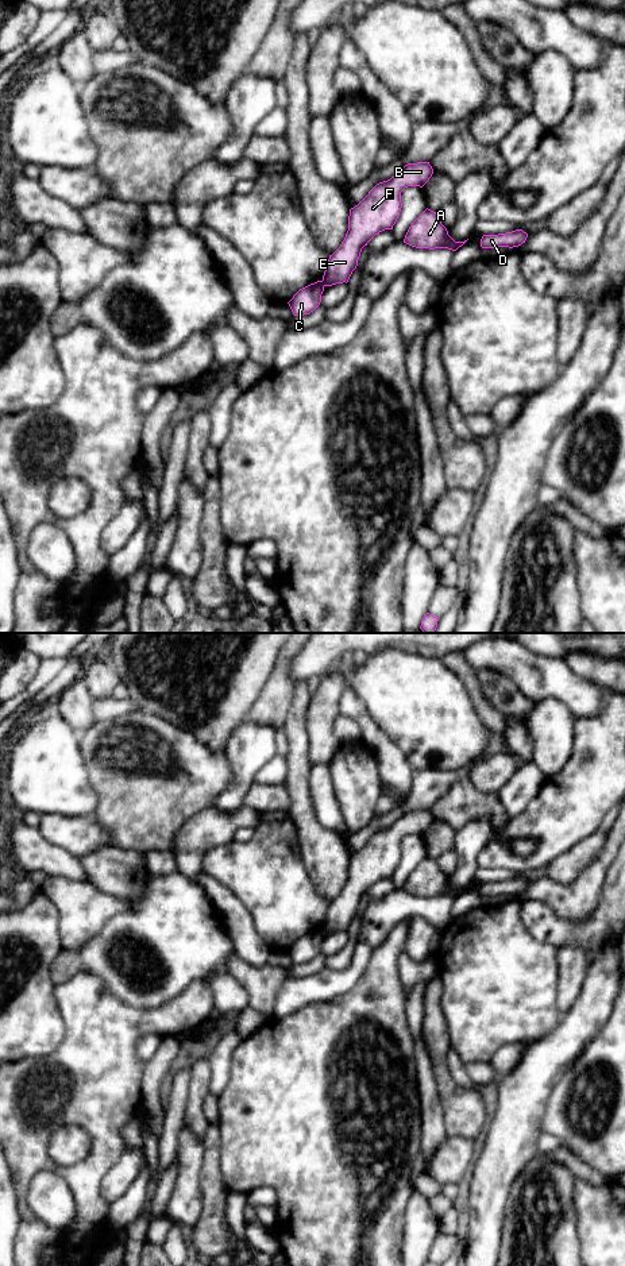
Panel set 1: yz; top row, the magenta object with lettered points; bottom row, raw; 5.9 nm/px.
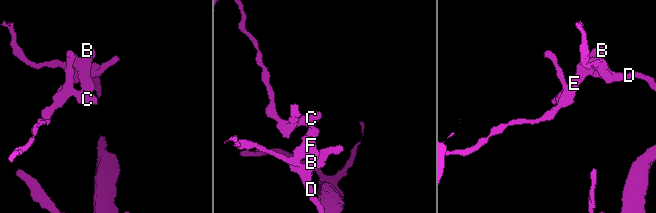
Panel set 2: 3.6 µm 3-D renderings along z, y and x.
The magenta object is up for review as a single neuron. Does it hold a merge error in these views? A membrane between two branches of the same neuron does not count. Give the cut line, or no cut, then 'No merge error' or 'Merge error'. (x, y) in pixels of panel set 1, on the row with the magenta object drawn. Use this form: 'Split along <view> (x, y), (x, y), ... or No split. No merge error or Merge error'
Split along yz (321, 281), (325, 285). Merge error

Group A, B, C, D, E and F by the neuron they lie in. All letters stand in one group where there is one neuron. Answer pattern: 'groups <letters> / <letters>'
groups A B D E F / C

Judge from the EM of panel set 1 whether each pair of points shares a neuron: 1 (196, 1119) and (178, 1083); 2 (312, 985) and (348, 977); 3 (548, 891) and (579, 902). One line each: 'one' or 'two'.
1: two
2: one
3: one

